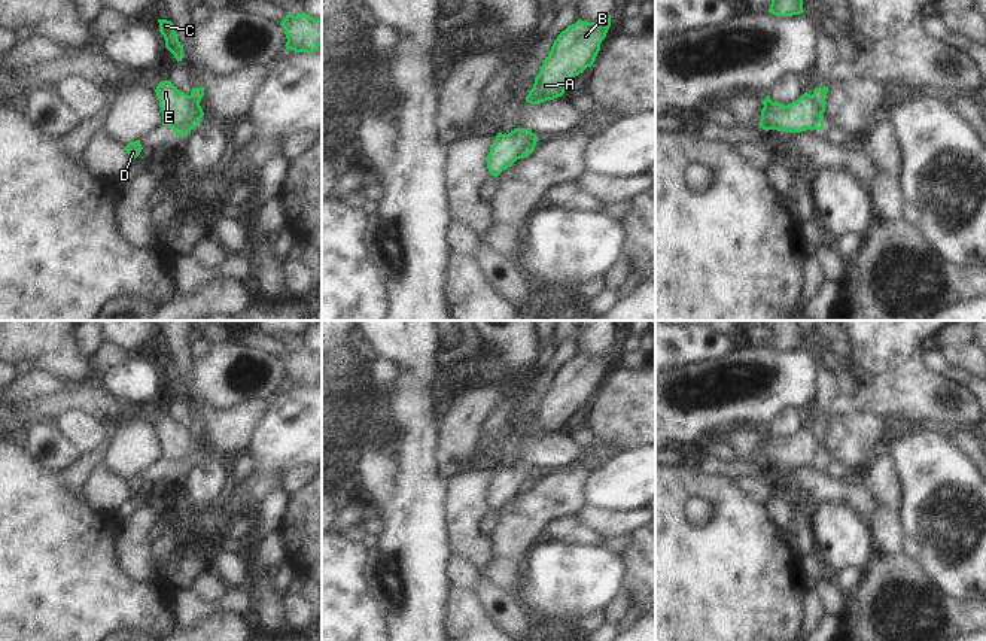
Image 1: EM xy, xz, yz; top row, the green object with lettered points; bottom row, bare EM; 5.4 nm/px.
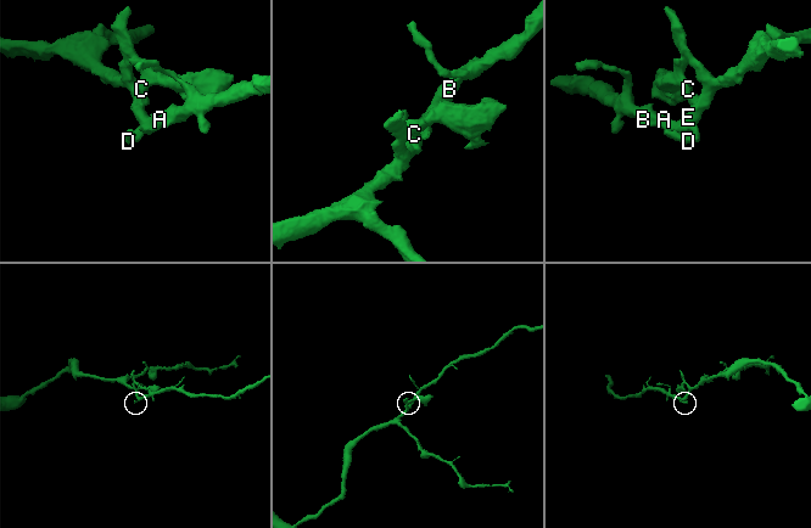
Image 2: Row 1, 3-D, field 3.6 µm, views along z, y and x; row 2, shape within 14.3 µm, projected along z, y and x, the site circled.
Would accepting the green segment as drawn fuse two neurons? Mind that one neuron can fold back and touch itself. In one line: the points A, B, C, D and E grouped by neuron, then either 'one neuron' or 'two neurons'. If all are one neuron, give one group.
A B C E / D; two neurons

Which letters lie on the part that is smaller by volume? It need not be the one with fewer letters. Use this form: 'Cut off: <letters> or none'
Cut off: D

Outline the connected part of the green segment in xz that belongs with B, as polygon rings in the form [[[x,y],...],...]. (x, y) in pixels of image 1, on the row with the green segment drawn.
[[[611,16],[600,22],[578,19],[554,40],[526,101],[539,104],[564,94],[569,82],[591,67],[611,27]]]

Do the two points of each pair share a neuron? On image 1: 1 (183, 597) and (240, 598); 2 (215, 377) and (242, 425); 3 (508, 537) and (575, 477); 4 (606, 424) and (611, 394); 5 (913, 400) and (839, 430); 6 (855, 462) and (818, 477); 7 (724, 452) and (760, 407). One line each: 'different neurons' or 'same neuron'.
1: same neuron
2: different neurons
3: same neuron
4: same neuron
5: different neurons
6: different neurons
7: different neurons

